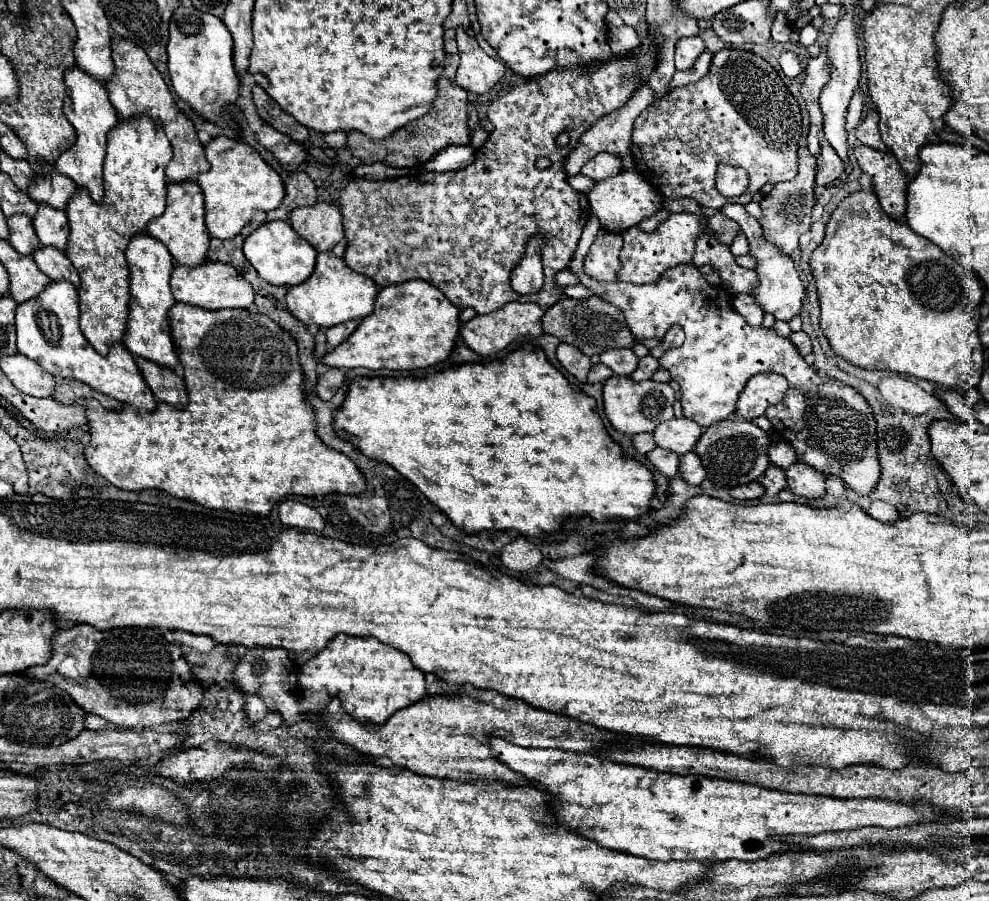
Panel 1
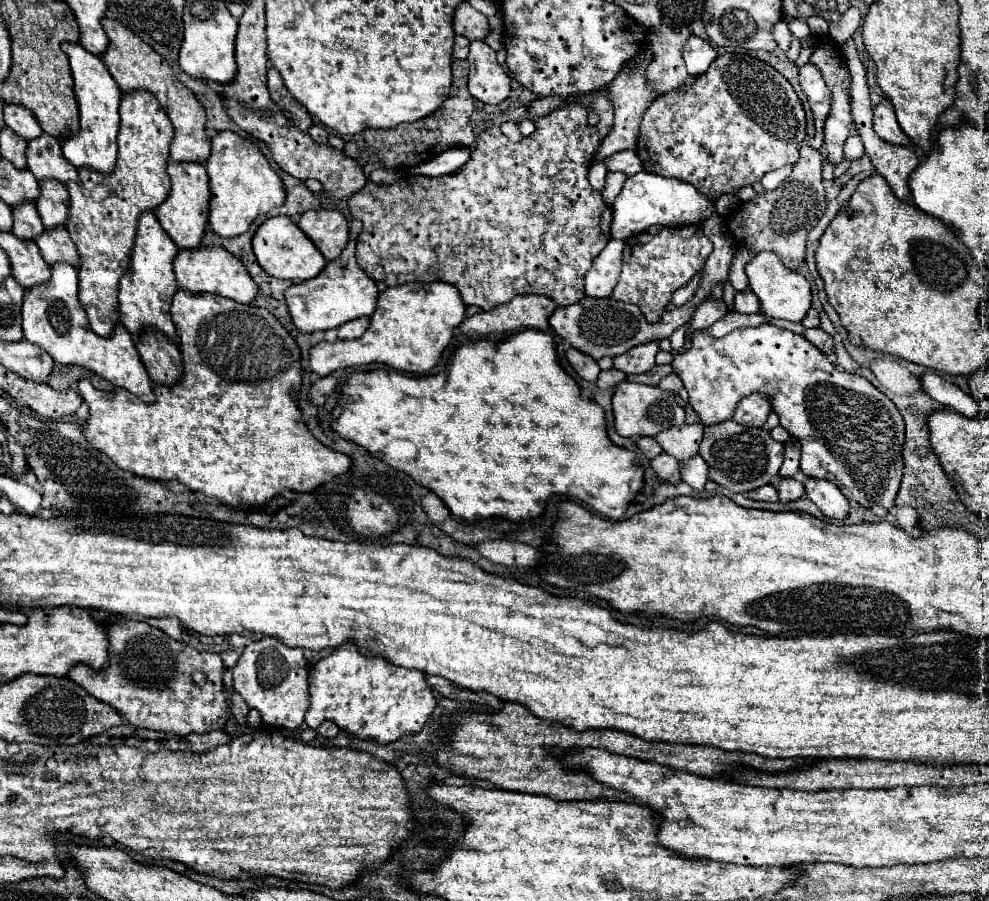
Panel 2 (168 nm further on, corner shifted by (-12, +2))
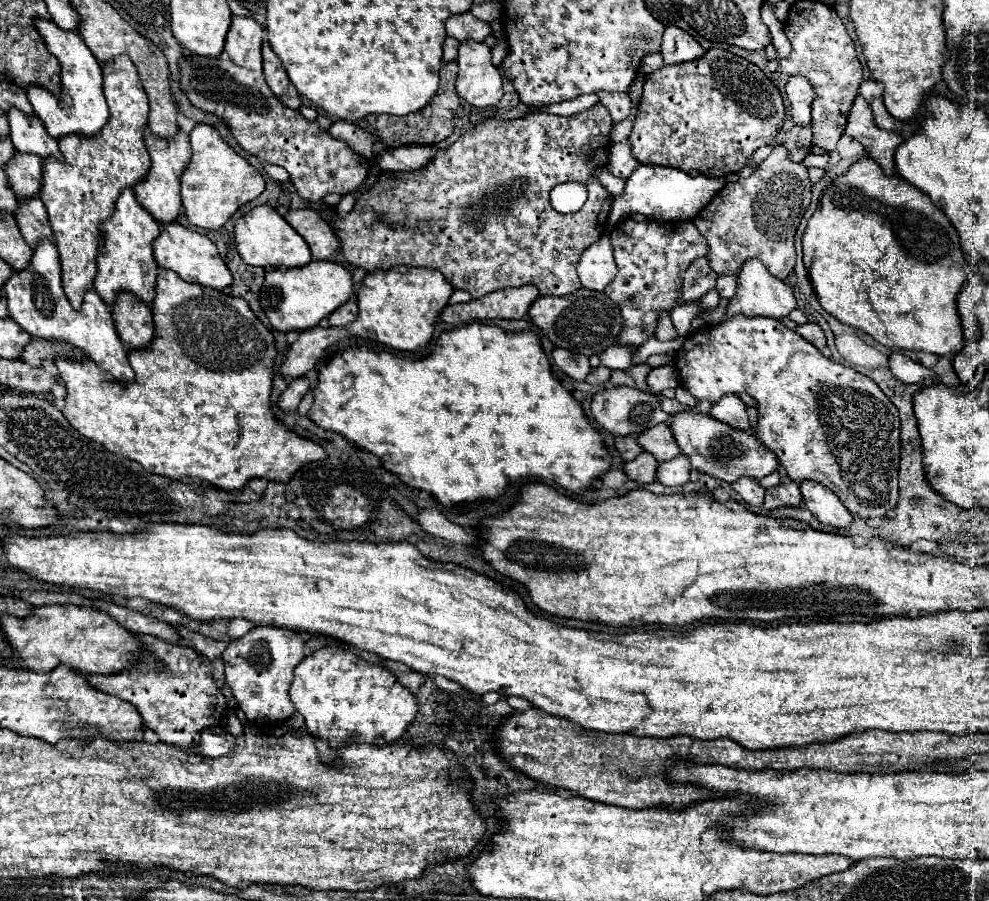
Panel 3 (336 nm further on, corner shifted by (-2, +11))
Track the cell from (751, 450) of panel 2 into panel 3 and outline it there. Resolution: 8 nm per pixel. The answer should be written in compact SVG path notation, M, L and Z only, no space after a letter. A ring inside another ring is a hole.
M693 410L675 414L673 422L669 420L669 424L681 452L691 458L693 468L713 478L719 478L723 482L733 484L735 480L743 476L751 476L759 480L779 468L779 460L775 458L775 454L771 454L771 450L767 450L759 442L759 438L755 438L755 432L751 430L739 430L739 428L727 426L725 422L719 422L711 416L705 416Z

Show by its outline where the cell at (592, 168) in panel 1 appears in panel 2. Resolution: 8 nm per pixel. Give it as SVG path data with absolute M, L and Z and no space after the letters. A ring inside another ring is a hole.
M619 151L619 153L613 153L603 163L605 163L607 171L623 171L625 175L635 175L635 173L643 171L641 159L637 157L635 151Z

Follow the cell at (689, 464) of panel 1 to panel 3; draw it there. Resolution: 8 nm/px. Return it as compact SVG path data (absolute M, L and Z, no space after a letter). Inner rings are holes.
M679 454L677 458L659 464L657 480L667 486L681 486L681 484L689 482L689 474L691 474L691 460L683 458L683 454Z

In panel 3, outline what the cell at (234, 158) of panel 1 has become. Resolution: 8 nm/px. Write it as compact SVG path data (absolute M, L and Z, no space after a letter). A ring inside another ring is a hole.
M197 124L193 128L193 132L189 134L189 140L191 140L191 150L193 150L193 156L191 156L191 162L187 166L187 170L183 172L181 176L181 196L183 196L183 208L185 208L185 214L189 218L189 222L193 226L199 226L199 228L205 228L205 230L219 230L235 212L237 208L241 208L243 204L255 200L263 190L265 190L265 180L261 176L261 172L257 172L243 156L239 156L221 136L219 132L209 126L209 124Z

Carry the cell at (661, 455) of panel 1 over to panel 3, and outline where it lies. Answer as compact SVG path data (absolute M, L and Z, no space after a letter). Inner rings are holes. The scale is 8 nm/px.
M643 452L635 460L625 464L625 474L631 480L637 480L639 484L649 484L649 482L655 482L657 468L659 468L659 464L655 462L655 456Z

